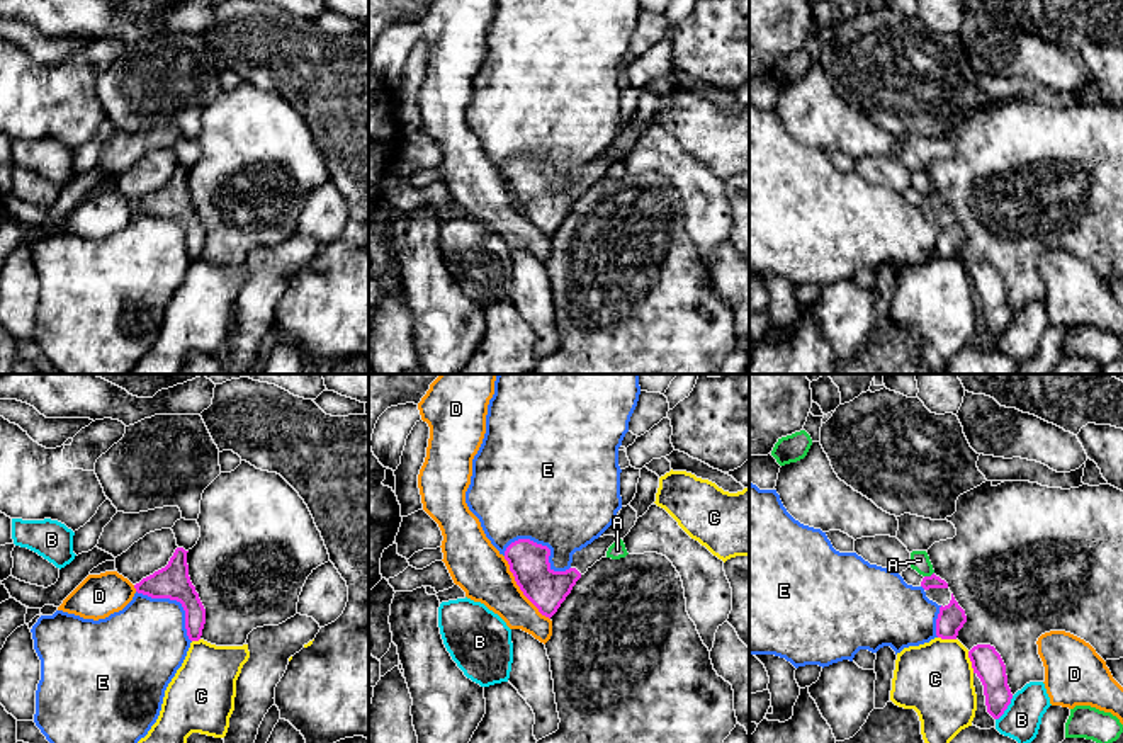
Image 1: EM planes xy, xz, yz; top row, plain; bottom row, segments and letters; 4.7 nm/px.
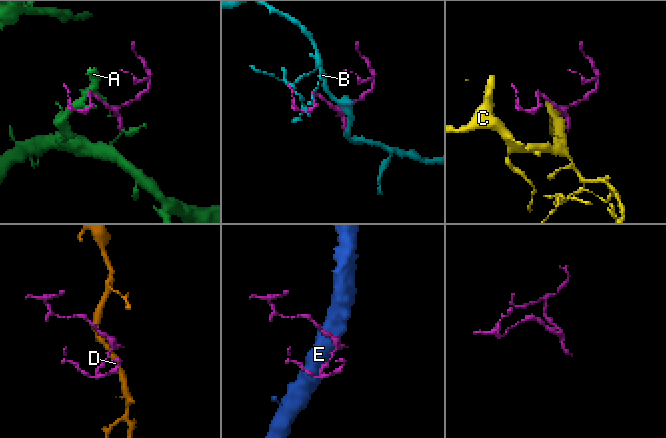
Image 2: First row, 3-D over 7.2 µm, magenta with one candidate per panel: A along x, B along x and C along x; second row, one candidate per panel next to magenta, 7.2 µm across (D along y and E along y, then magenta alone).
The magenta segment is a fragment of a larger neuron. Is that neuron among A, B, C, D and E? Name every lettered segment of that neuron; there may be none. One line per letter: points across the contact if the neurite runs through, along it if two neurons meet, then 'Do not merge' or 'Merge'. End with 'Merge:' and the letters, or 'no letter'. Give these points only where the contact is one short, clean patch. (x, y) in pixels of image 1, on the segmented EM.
A: Do not merge
B: Do not merge
C: Boundary: yz (967, 652), (974, 672). Do not merge
D: Do not merge
E: Do not merge
Merge: no letter

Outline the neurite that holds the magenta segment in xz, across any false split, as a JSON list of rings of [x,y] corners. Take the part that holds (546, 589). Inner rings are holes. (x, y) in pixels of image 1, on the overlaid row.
[[[603,536],[573,554],[571,568],[554,571],[549,563],[550,549],[530,539],[518,539],[505,551],[505,559],[523,595],[545,617],[552,617],[576,581],[617,542],[615,536]]]

